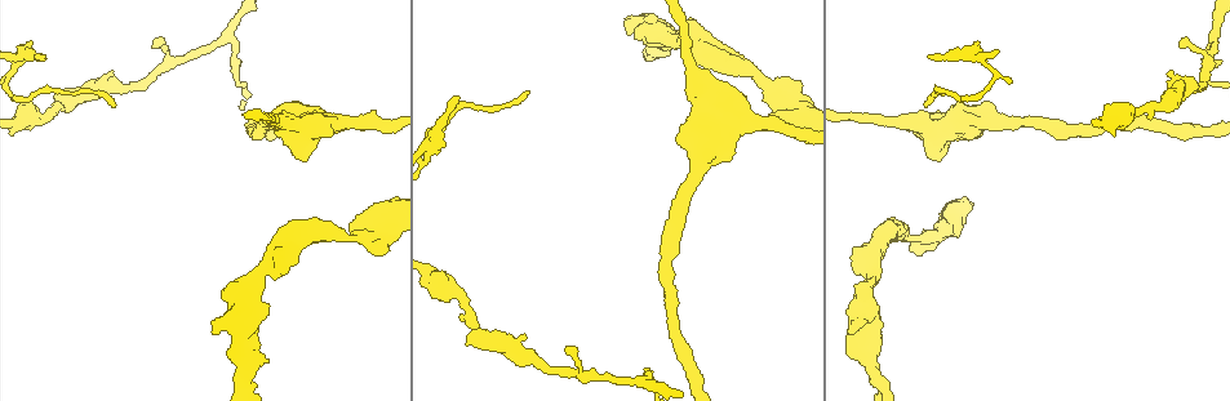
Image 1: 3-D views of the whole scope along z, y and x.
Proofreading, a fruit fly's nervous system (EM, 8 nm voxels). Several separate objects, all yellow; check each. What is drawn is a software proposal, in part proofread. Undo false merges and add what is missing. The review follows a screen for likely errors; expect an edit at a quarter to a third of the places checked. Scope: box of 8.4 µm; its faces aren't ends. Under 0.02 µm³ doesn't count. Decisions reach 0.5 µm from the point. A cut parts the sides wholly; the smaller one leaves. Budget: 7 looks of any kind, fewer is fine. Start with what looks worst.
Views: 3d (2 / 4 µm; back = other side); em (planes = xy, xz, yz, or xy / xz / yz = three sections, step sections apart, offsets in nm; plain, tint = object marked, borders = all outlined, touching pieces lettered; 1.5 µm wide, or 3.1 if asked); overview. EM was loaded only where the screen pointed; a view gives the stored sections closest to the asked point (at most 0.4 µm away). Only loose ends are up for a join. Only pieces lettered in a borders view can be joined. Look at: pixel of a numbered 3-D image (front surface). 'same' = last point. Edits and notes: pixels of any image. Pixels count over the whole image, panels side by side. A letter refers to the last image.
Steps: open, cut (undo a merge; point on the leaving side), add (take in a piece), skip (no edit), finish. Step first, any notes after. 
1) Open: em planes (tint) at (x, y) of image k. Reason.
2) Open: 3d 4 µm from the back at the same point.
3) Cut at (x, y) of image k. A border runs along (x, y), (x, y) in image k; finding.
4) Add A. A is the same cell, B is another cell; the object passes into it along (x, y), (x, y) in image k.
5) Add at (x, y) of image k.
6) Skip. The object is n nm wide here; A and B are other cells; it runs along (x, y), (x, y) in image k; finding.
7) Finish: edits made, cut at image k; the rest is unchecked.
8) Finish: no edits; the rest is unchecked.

Open: 3d 2 µm at (931, 59) of image 1. Tapers out.

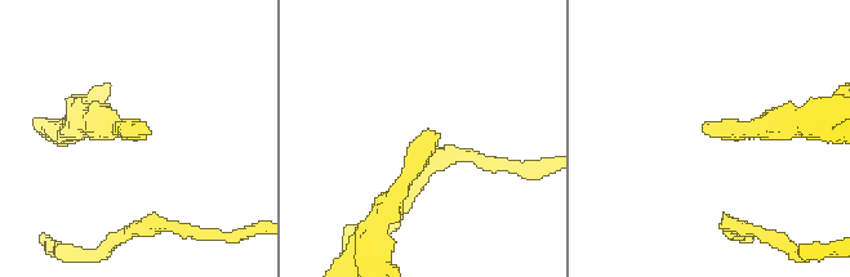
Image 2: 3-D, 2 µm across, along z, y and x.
Open: em xy step 4 (tint) at (433, 133) of image 2.

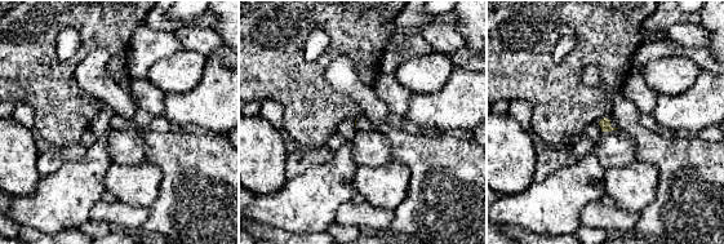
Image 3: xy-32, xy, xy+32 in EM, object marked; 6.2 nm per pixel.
Open: em planes (borders) at the same point.

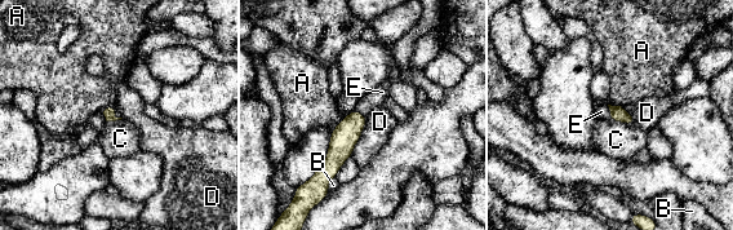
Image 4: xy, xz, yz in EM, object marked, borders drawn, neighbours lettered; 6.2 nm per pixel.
Add E. E is the same cell, A, B, C and D are other cells; the object passes into it along (617, 113), (611, 113), (602, 111) in image 4; it goes on there.

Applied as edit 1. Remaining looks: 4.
Open: overview. See it whole again.

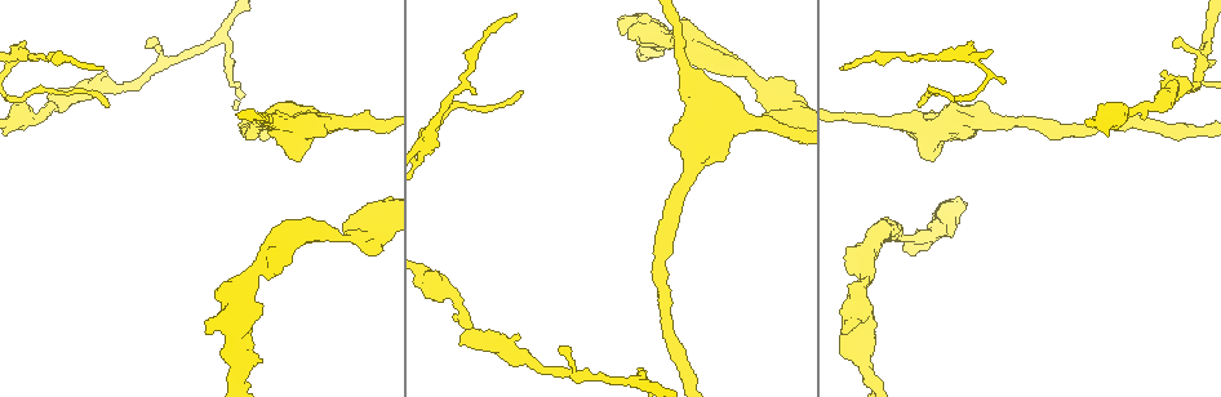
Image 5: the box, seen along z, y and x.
Open: 3d 4 µm at (794, 86) of image 5. Branch stops here.

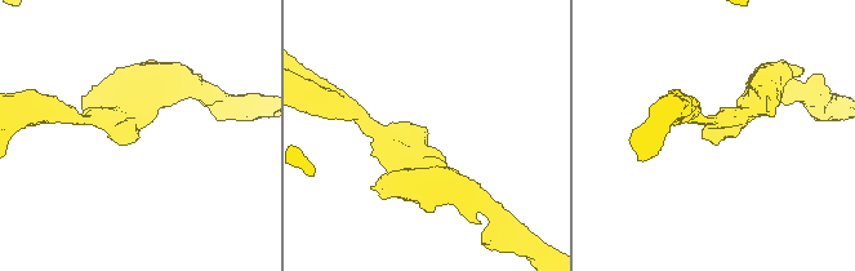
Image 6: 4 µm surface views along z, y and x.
Open: em planes (borders) at (715, 138) of image 6.

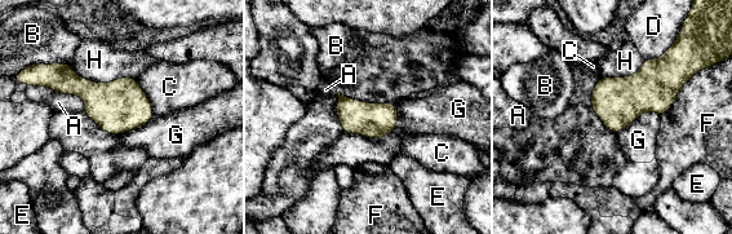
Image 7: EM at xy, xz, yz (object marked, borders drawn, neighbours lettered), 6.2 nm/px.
Skip. A, B, C, D, E, F, G and H are other cells; a border runs along (396, 104), (389, 133), (344, 133) in image 7; no lettered piece goes on from it.

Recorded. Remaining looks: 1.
Finish: edits made, add at image 4; the rest is unchecked.

